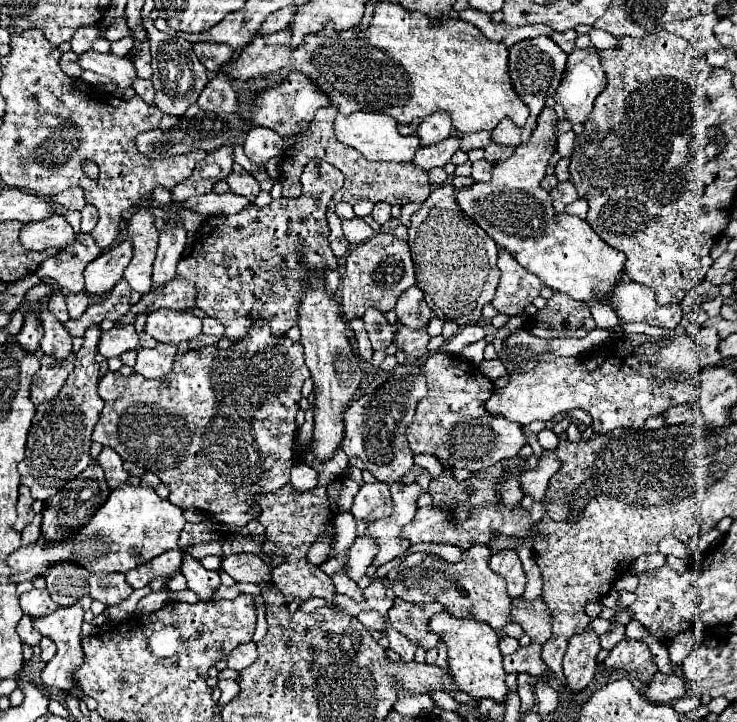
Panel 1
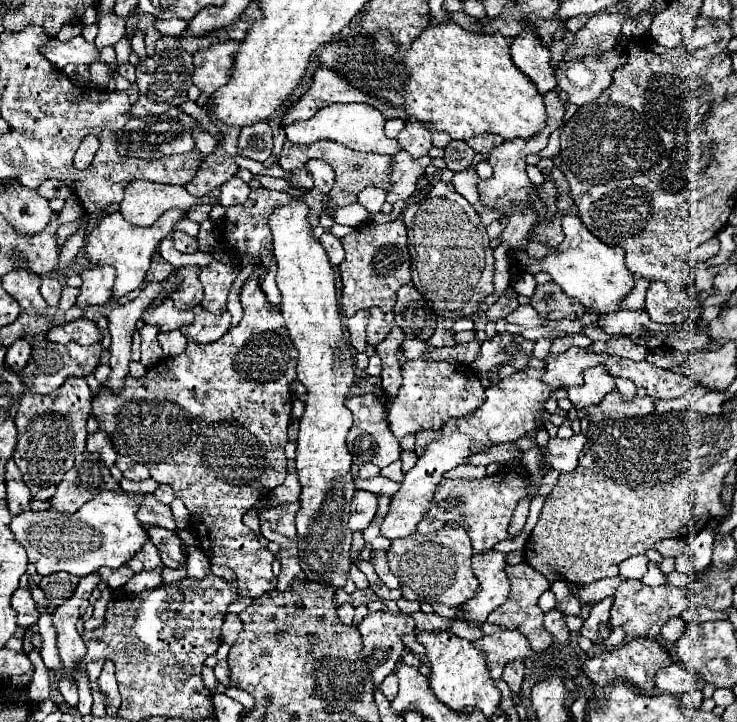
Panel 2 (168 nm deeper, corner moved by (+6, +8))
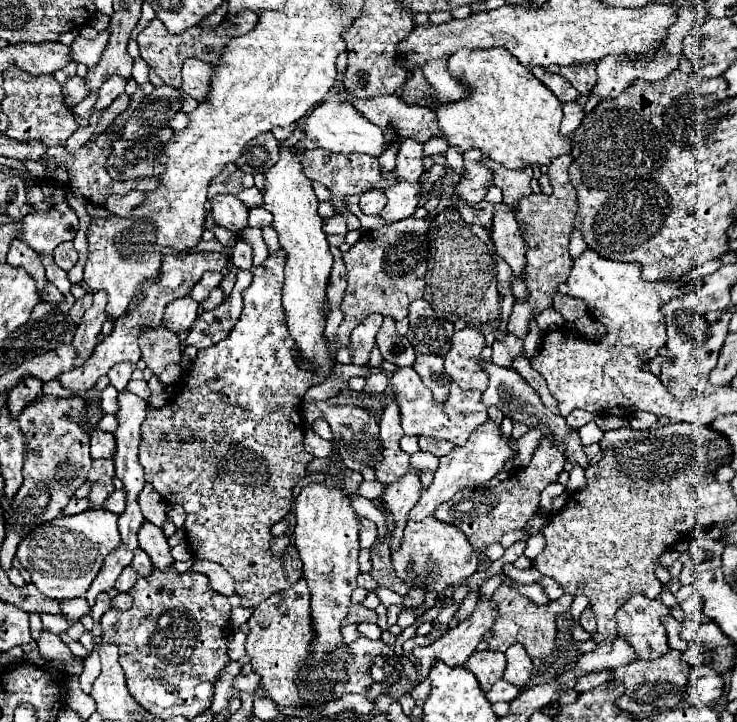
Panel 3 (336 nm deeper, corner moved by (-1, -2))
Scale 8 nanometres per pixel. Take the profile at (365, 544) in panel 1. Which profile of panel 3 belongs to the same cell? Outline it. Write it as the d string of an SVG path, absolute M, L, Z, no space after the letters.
M409 468L405 476L397 478L385 490L383 504L395 516L395 522L397 522L397 528L393 530L393 538L391 538L391 550L399 548L399 542L403 538L403 528L407 522L407 514L419 500L419 494L421 494L421 484L419 484L419 474L415 468Z

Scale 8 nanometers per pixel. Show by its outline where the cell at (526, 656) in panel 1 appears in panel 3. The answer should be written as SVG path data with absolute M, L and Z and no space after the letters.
M485 650L485 652L473 652L465 664L465 670L471 670L479 682L479 688L483 692L489 692L495 680L503 676L505 664L507 664L505 654Z

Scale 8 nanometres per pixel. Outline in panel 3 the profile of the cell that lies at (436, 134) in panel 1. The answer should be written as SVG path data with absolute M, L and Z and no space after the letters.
M405 138L397 150L397 162L393 168L393 176L405 182L417 182L423 174L423 144L413 138Z

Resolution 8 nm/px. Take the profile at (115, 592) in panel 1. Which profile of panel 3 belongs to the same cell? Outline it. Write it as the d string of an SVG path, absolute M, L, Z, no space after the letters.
M125 566L123 568L123 574L117 578L117 584L115 584L115 588L119 590L119 592L129 592L131 588L133 588L133 584L137 582L137 572L131 568L131 566Z

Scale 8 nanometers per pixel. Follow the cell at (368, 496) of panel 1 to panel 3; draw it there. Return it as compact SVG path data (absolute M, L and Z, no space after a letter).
M361 518L359 524L361 524L361 530L359 530L361 548L371 548L377 540L377 526L375 526L375 522L371 522L367 518Z

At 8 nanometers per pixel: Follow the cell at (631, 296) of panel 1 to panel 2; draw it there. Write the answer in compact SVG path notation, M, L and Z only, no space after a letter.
M652 282L646 290L646 312L652 322L676 324L684 320L698 320L702 314L698 292L690 288L680 288L670 292L664 282Z

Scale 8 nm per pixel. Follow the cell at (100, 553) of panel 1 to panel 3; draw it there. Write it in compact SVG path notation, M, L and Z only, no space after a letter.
M87 510L75 516L61 516L55 522L37 526L17 550L19 564L31 574L31 582L37 590L53 600L79 598L87 592L95 576L99 574L103 560L119 546L117 516L107 510Z

